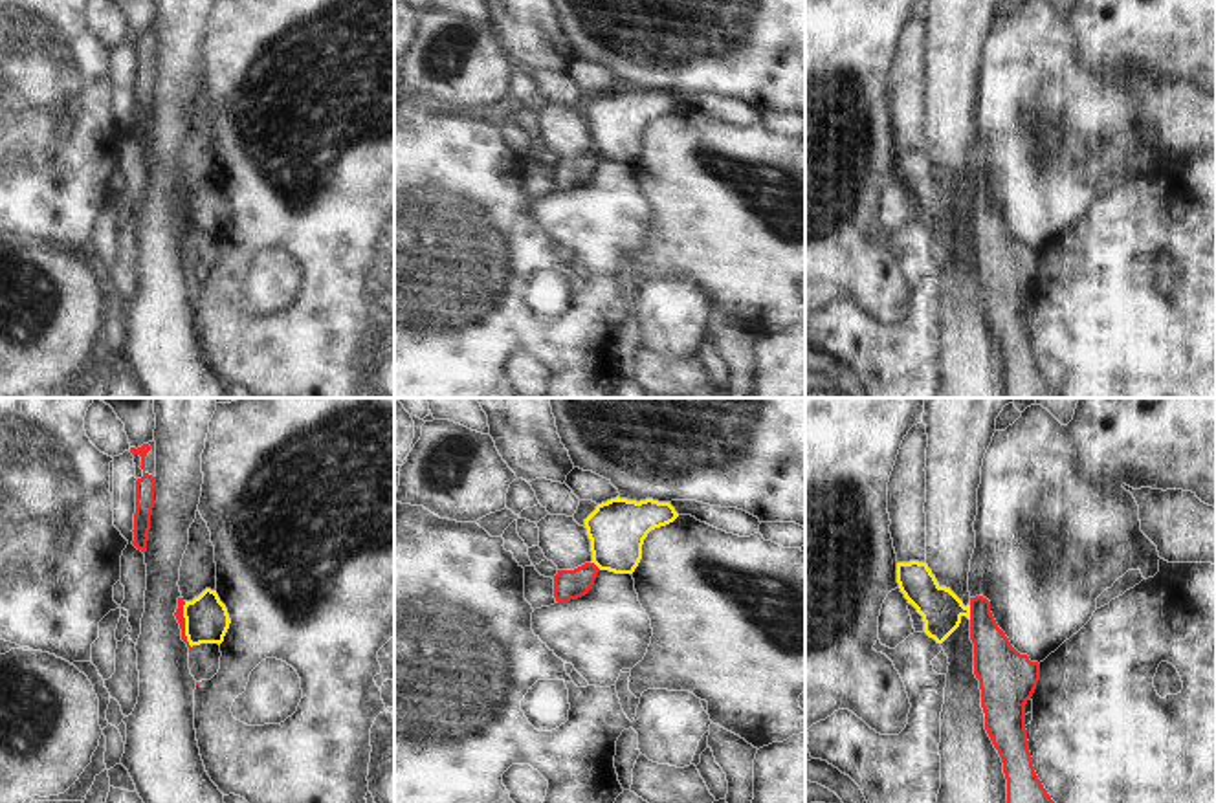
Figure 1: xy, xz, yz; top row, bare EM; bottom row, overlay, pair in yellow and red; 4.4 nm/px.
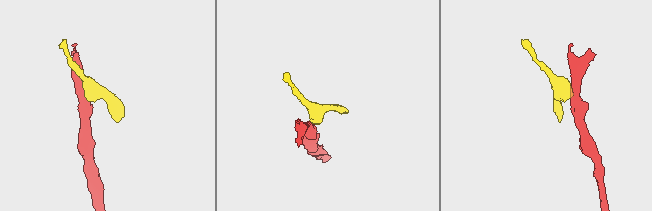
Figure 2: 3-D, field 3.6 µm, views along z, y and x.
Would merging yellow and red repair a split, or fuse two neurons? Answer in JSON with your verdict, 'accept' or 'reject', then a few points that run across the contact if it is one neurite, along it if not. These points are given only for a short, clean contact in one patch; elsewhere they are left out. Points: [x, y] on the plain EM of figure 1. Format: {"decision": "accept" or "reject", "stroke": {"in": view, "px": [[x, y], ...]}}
{"decision": "reject", "stroke": {"in": "xy", "px": [[184, 191], [184, 224], [191, 235]]}}

